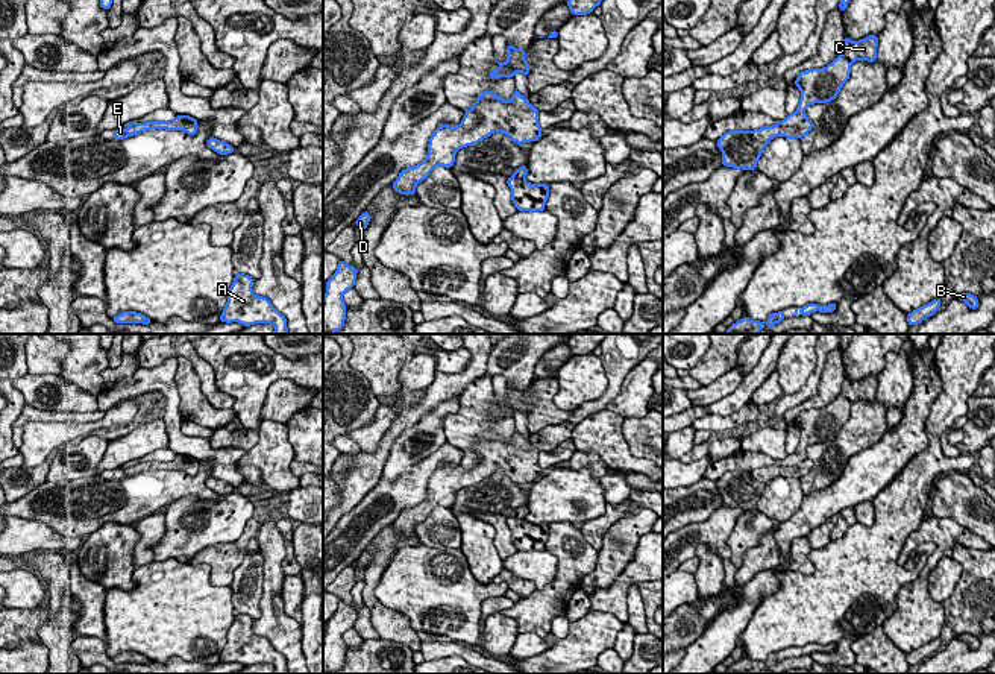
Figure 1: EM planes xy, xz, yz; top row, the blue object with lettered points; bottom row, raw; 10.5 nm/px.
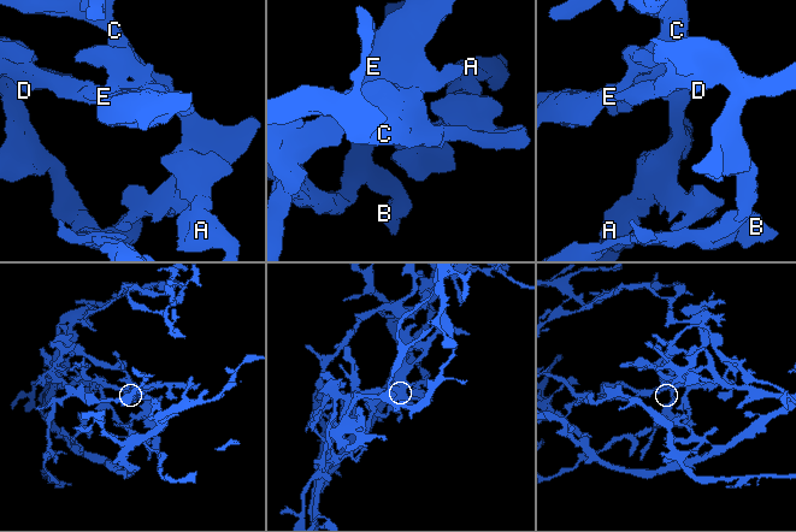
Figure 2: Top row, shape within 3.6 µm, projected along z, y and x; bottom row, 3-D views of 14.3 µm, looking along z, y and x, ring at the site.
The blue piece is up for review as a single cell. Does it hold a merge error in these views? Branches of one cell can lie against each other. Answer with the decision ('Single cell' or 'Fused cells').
Fused cells

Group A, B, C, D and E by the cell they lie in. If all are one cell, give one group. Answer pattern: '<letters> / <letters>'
A C / B D E

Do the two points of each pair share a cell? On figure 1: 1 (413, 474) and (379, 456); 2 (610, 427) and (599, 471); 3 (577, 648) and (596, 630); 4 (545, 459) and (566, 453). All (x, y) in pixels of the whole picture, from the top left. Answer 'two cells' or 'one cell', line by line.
1: two cells
2: two cells
3: one cell
4: one cell

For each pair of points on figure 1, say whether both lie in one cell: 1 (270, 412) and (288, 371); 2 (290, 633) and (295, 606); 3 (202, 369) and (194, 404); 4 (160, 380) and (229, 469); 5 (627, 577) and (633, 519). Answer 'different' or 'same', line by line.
1: different
2: different
3: different
4: same
5: different

